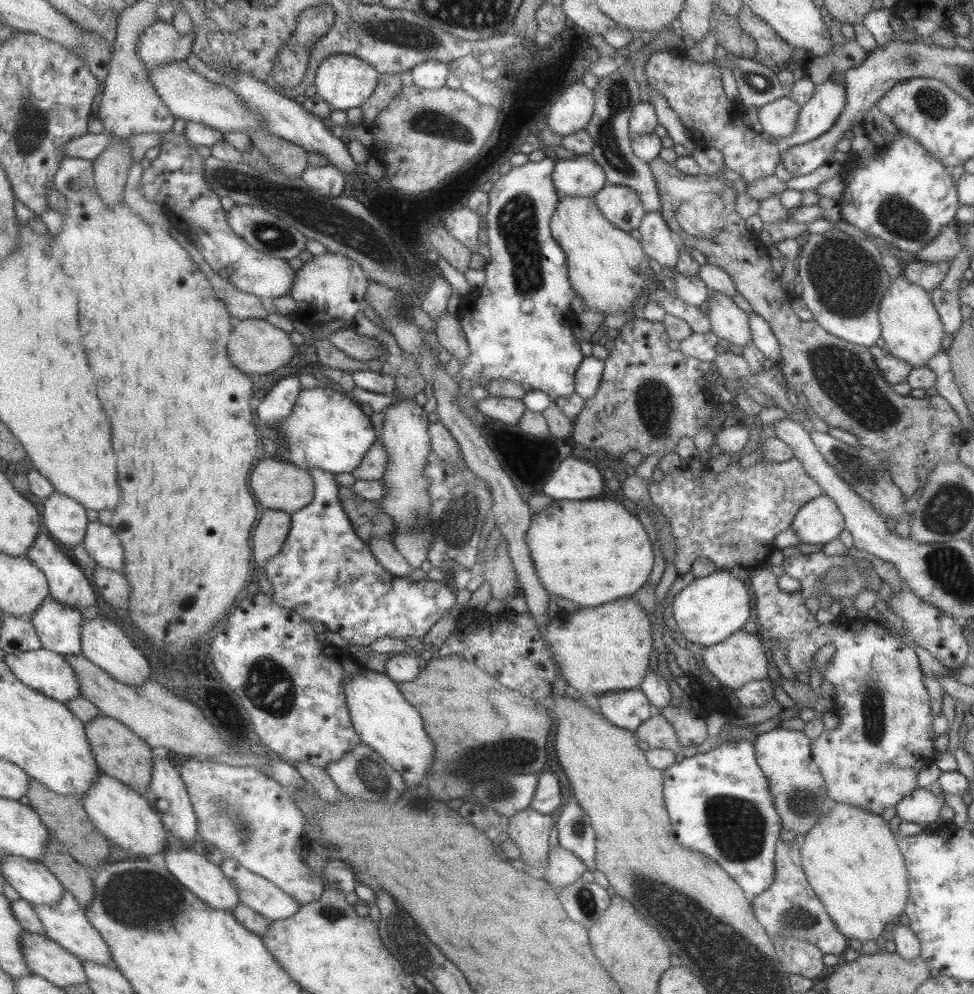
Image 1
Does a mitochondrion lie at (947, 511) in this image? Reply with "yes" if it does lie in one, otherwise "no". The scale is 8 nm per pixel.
yes

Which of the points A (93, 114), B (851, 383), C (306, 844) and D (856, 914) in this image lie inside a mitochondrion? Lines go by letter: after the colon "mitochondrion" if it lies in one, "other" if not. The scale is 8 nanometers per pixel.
A: other
B: mitochondrion
C: other
D: other

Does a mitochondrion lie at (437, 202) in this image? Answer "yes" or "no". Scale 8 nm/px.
no

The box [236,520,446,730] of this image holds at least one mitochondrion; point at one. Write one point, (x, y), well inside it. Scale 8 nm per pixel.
(269, 687)

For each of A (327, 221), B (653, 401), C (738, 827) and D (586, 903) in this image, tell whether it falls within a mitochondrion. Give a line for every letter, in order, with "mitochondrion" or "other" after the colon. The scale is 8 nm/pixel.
A: mitochondrion
B: mitochondrion
C: mitochondrion
D: mitochondrion

